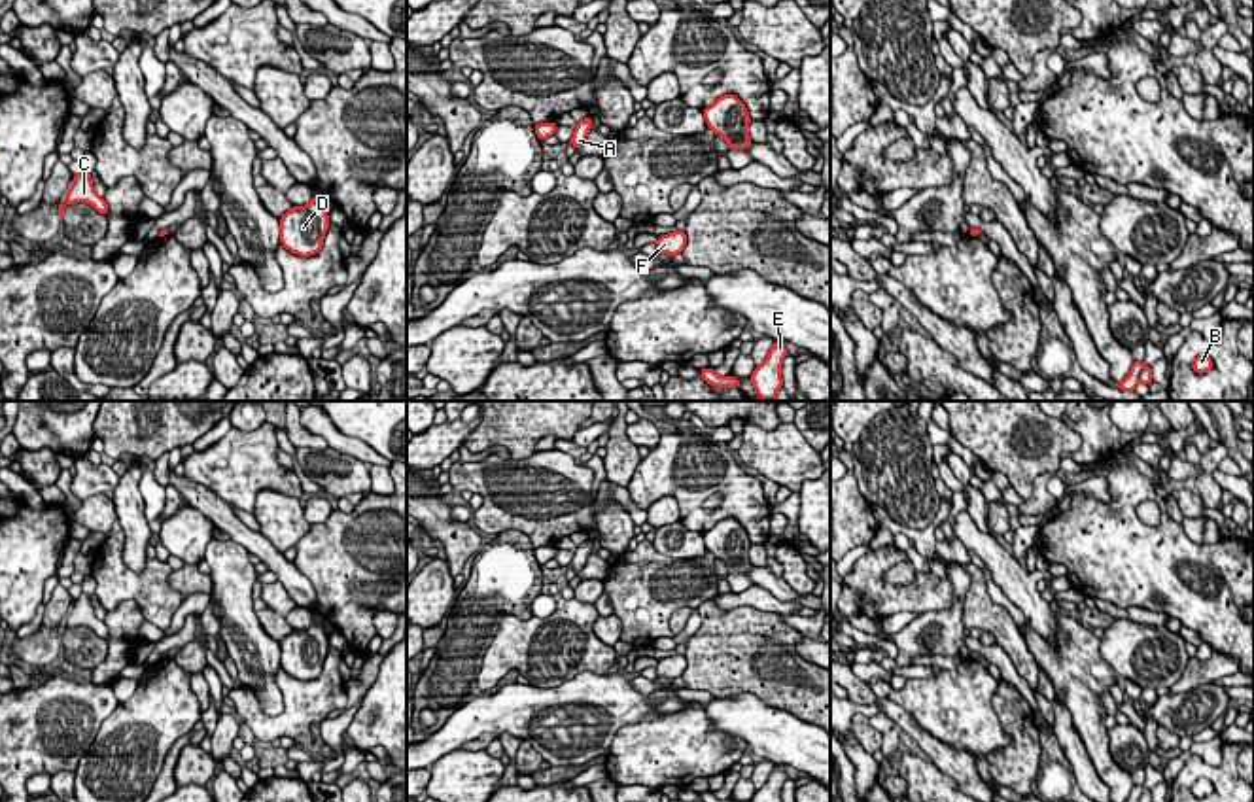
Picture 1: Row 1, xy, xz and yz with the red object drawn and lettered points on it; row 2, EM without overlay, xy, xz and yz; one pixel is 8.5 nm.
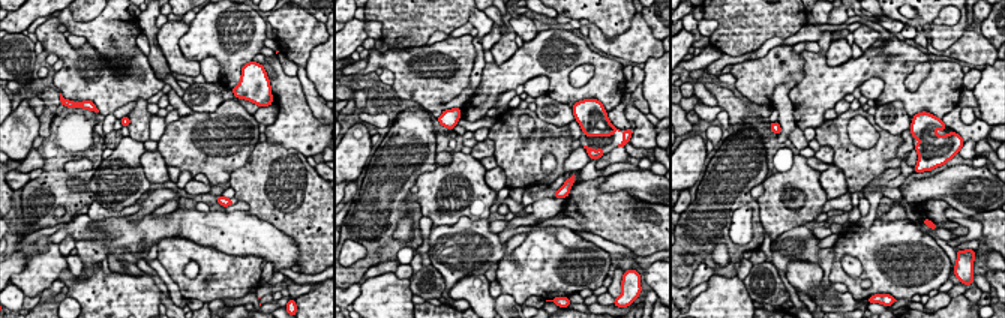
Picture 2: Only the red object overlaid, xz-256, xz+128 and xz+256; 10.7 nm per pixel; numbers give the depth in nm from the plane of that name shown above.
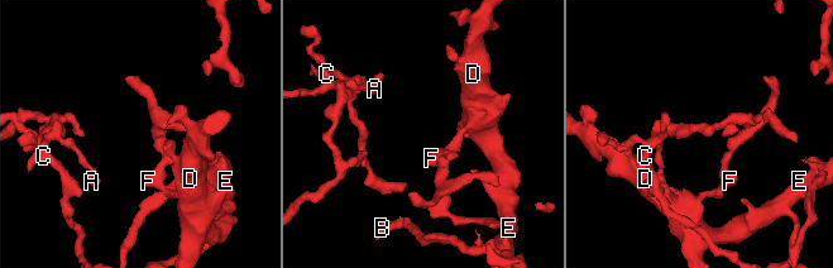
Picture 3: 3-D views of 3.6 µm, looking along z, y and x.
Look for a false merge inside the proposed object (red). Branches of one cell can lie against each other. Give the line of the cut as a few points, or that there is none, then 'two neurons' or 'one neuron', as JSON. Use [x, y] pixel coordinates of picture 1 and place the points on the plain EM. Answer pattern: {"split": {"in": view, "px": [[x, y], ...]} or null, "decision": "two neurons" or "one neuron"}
{"split": null, "decision": "one neuron"}

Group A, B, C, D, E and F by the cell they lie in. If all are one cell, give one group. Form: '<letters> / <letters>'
A B C D E F

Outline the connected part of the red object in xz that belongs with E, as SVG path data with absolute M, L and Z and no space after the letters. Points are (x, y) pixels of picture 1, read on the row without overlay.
M775 764L768 776L768 781L755 791L749 802L781 802L781 787L787 779L783 764Z

